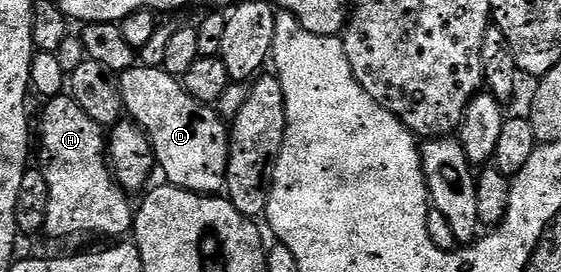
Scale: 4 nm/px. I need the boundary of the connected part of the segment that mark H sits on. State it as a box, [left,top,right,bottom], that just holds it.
[37,95,133,239]

